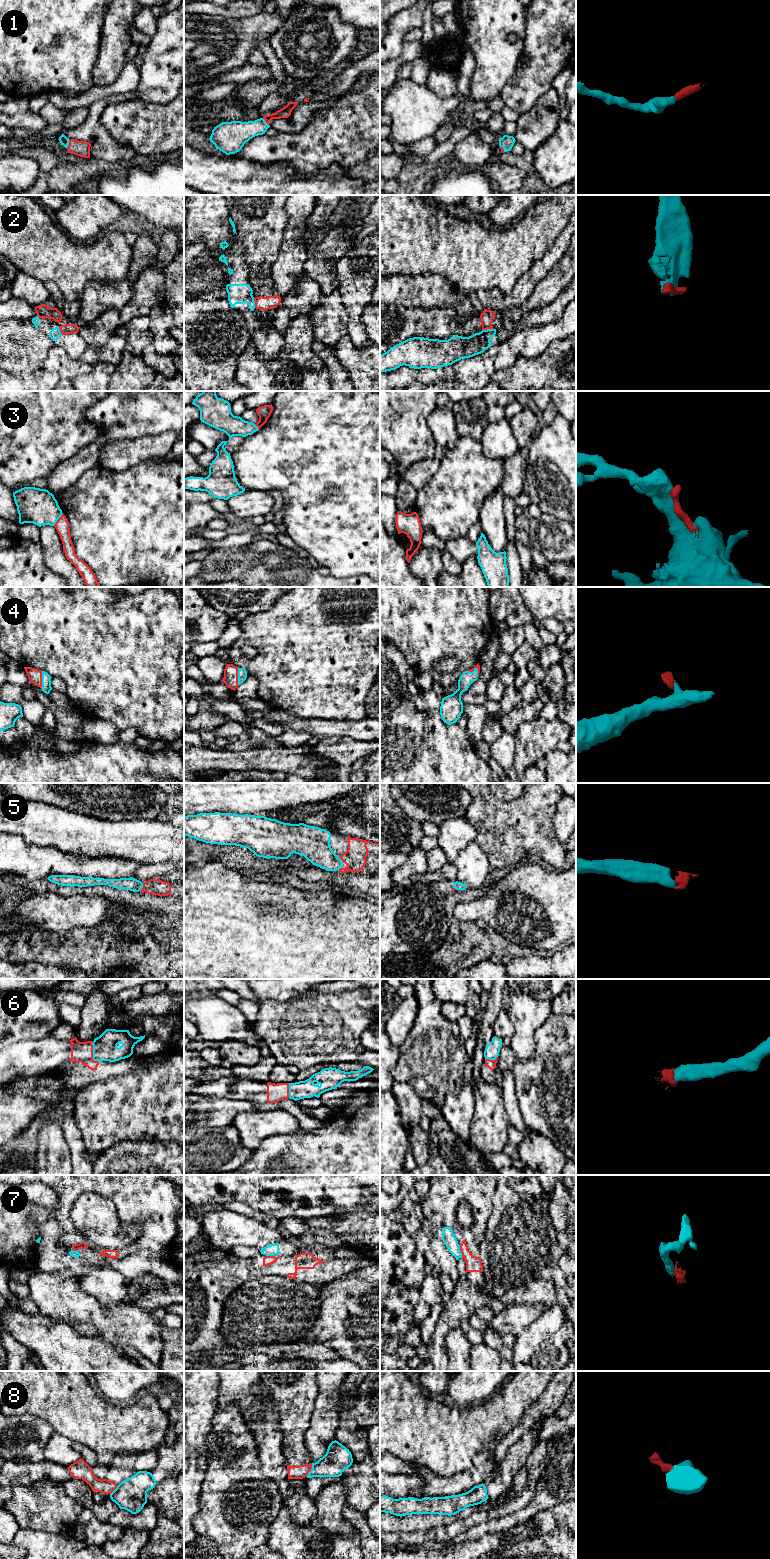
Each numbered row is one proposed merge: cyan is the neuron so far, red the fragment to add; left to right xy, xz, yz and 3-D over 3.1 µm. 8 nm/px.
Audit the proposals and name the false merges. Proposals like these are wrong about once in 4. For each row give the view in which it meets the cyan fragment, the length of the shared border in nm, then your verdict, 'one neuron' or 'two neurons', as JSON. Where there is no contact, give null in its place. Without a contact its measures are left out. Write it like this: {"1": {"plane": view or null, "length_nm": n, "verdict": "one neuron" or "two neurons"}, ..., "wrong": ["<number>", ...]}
{"1": {"plane": "xy", "length_nm": 80, "verdict": "one neuron"}, "2": {"plane": "yz", "length_nm": 100, "verdict": "two neurons"}, "3": {"plane": "xy", "length_nm": 130, "verdict": "one neuron"}, "4": {"plane": "xz", "length_nm": 150, "verdict": "one neuron"}, "5": {"plane": "xy", "length_nm": 70, "verdict": "one neuron"}, "6": {"plane": "xy", "length_nm": 180, "verdict": "one neuron"}, "7": {"plane": "yz", "length_nm": 100, "verdict": "two neurons"}, "8": {"plane": "xz", "length_nm": 120, "verdict": "two neurons"}, "wrong": ["2", "7", "8"]}

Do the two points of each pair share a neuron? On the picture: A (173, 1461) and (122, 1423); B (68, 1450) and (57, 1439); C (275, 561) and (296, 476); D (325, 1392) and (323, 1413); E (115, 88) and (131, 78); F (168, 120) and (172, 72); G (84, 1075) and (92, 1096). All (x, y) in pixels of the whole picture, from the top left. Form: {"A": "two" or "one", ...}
{"A": "two", "B": "one", "C": "two", "D": "one", "E": "one", "F": "two", "G": "two"}

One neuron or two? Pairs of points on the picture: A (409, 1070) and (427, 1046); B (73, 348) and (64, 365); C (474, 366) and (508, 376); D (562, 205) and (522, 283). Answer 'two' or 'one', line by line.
A: one
B: two
C: two
D: two

